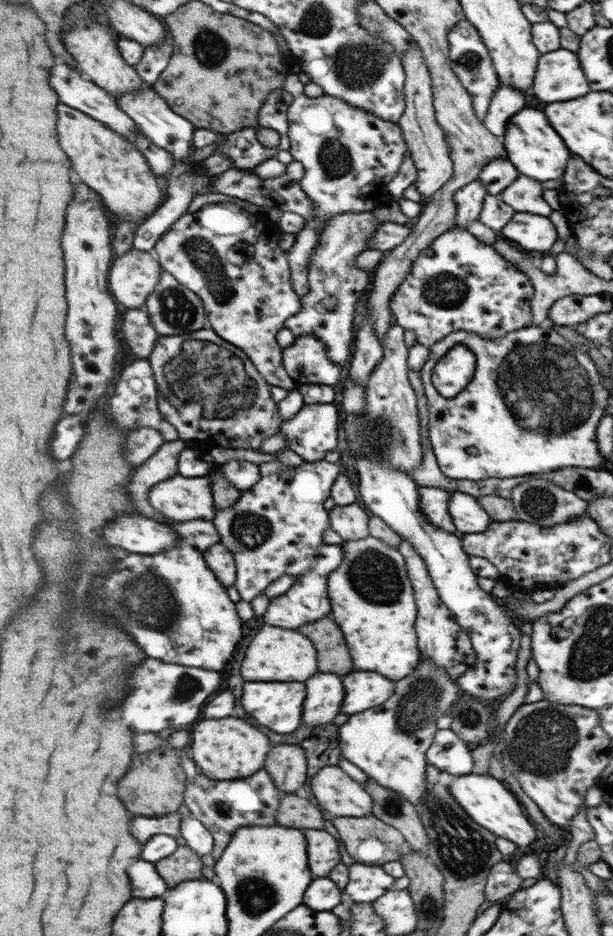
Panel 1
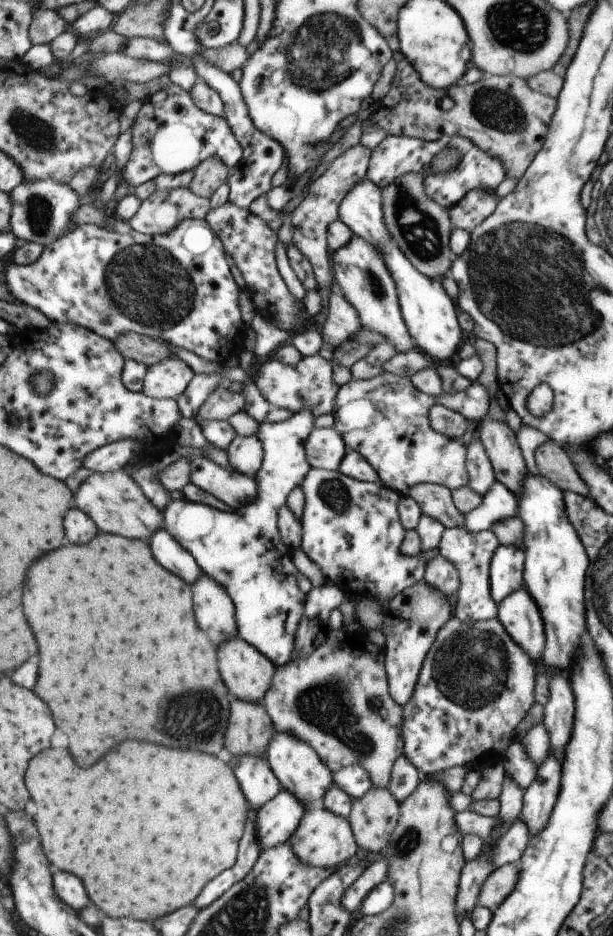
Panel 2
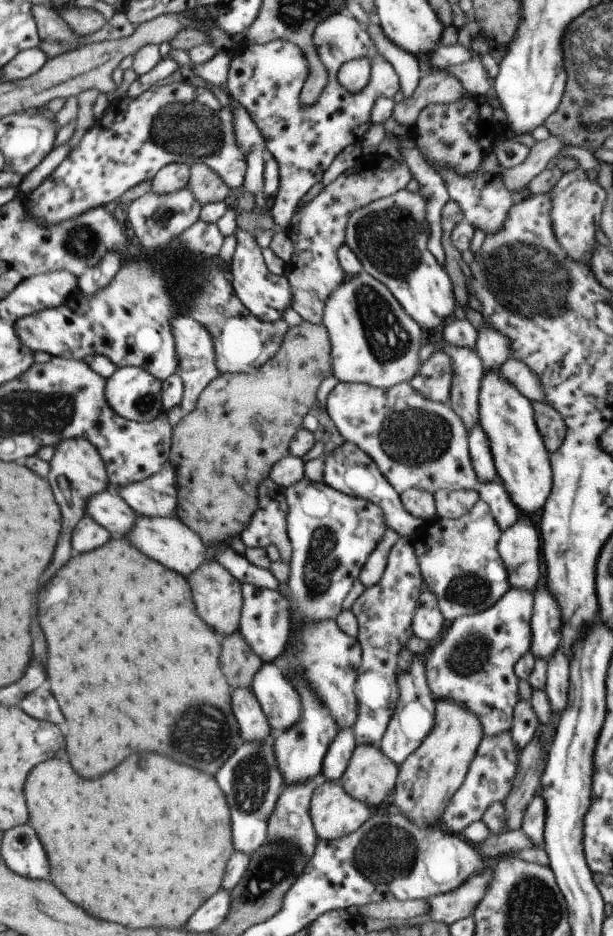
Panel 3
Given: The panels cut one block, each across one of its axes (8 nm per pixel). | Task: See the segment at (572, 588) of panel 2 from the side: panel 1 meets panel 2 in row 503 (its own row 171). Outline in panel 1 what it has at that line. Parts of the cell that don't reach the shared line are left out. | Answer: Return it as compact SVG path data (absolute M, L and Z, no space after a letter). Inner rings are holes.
M523 107L513 116L509 117L509 122L505 124L503 133L503 151L506 153L506 160L511 163L518 174L525 174L533 180L555 180L563 174L565 162L569 158L569 150L563 146L561 138L553 132L553 128L547 124L547 118L543 116L541 110Z

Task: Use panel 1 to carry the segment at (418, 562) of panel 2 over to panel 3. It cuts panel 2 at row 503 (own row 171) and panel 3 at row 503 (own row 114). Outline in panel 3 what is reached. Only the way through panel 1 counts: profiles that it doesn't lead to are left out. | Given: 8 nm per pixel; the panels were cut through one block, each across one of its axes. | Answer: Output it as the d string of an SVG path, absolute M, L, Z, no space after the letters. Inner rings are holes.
M300 478L284 490L287 514L286 529L292 550L287 564L289 573L284 586L288 592L290 632L305 623L319 623L321 619L335 619L342 610L341 601L351 590L353 580L358 578L361 567L373 552L386 531L382 510L368 500L357 498L327 486L323 481L314 482Z

